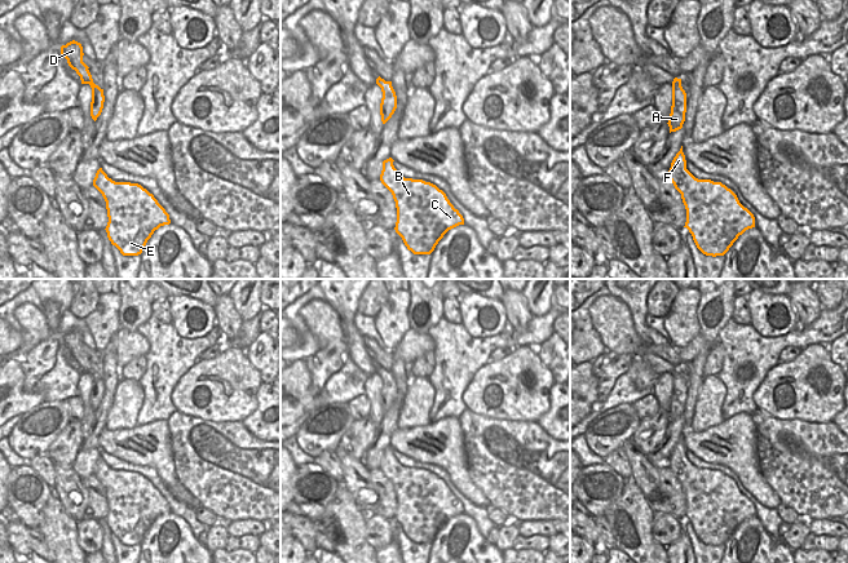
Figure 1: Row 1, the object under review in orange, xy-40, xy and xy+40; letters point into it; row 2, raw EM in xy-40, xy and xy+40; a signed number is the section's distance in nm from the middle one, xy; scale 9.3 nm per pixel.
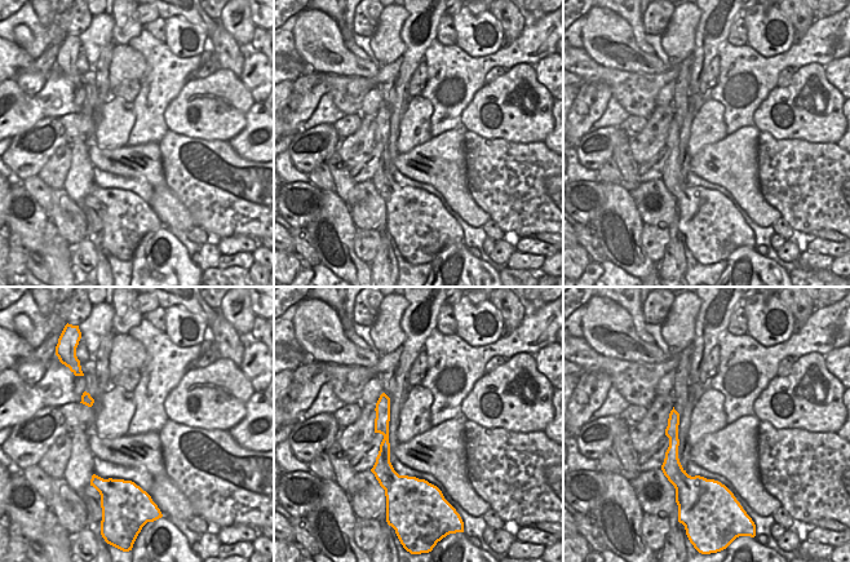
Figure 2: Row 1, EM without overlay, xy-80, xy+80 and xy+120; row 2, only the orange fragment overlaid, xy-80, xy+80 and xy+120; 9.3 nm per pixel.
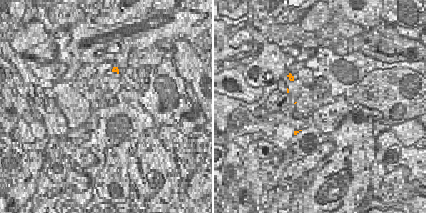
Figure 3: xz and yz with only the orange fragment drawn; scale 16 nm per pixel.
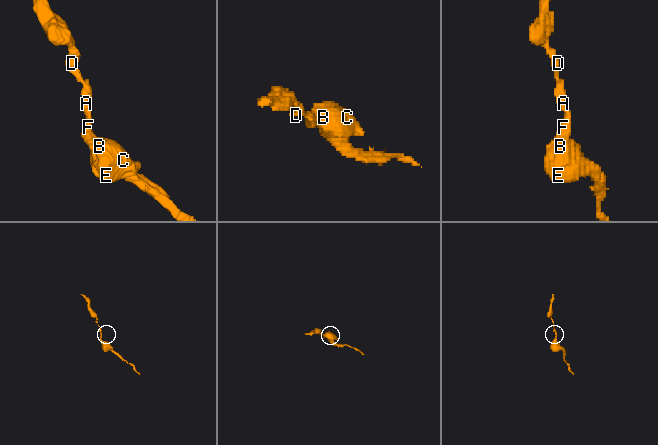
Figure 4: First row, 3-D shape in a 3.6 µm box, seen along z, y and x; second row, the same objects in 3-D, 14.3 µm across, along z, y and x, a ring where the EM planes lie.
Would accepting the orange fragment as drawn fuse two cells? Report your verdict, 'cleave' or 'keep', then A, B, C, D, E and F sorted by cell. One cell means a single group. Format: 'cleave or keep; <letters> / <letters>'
keep; A B C D E F

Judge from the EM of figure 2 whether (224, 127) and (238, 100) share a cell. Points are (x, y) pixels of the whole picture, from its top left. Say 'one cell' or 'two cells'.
one cell

